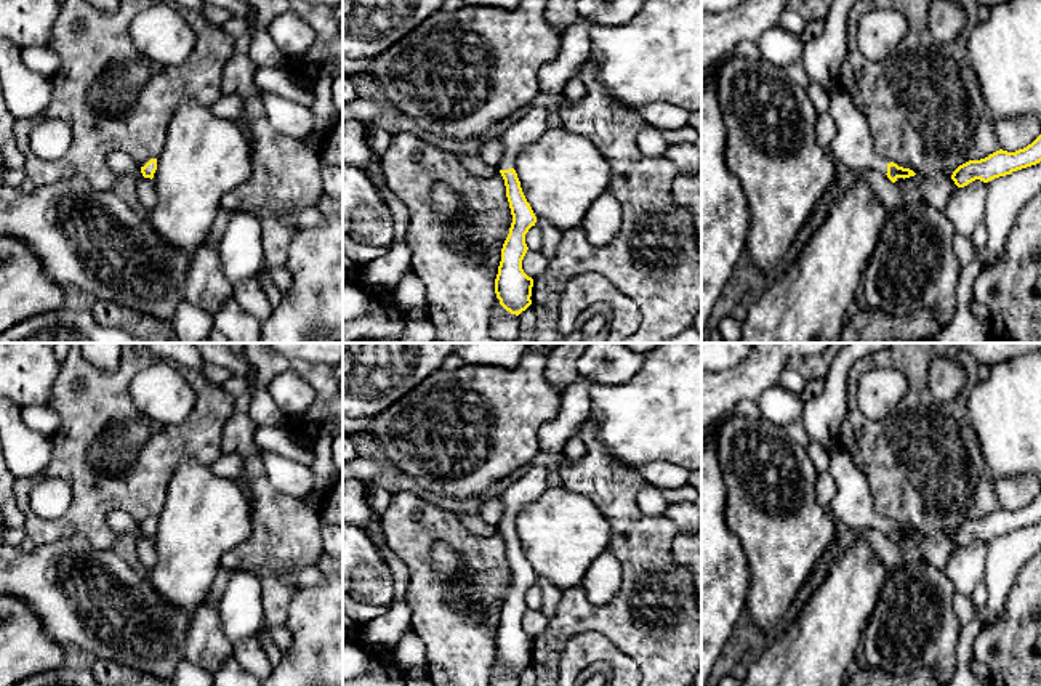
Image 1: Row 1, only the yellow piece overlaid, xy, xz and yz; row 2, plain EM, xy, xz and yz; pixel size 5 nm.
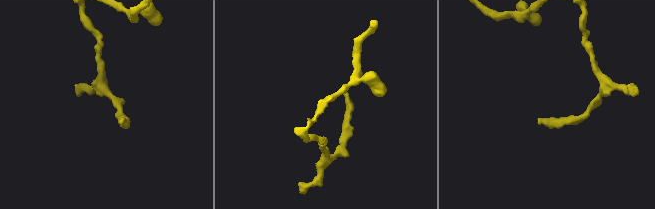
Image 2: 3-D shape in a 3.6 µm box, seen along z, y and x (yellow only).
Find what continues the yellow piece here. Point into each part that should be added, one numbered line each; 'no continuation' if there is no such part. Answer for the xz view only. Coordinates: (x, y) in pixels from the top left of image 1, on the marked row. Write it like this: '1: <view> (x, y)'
1: xz (524, 132)

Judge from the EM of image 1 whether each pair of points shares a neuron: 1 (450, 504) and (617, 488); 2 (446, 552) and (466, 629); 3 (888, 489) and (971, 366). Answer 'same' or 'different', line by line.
1: different
2: different
3: same

